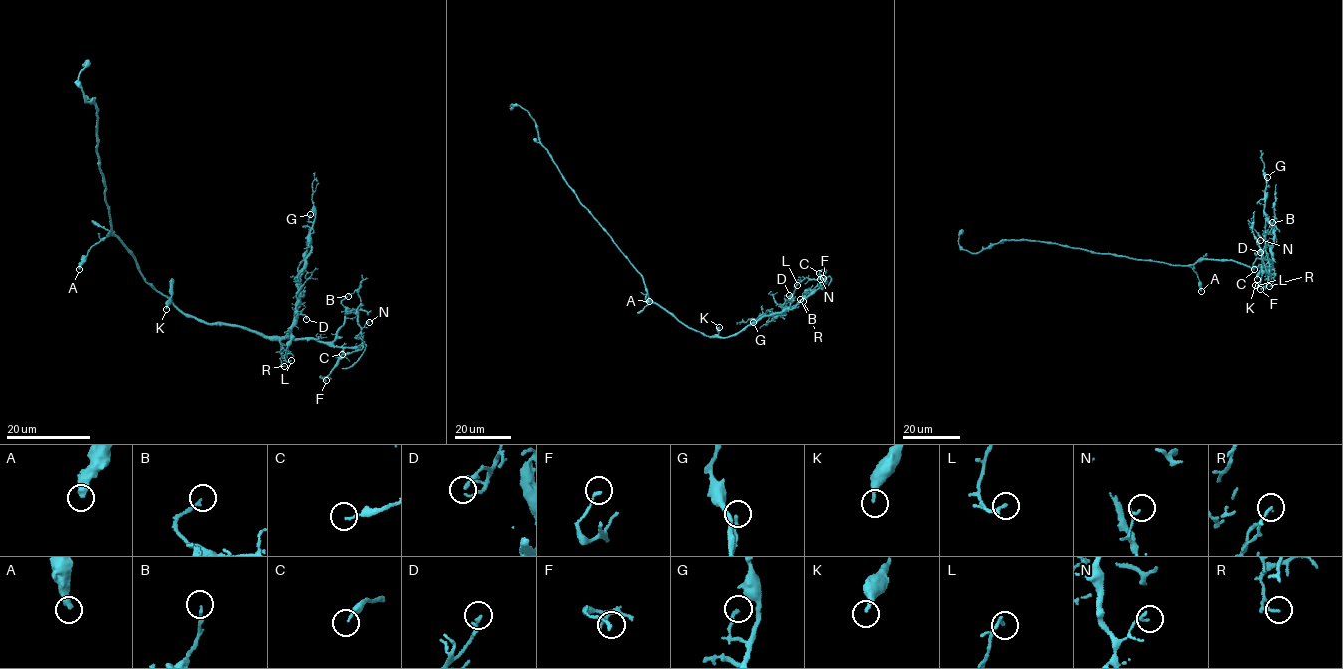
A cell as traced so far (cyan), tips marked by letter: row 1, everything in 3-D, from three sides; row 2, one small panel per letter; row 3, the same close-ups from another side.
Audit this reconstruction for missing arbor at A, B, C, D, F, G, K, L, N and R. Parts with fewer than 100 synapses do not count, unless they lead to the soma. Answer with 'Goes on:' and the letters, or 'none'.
Goes on: none

